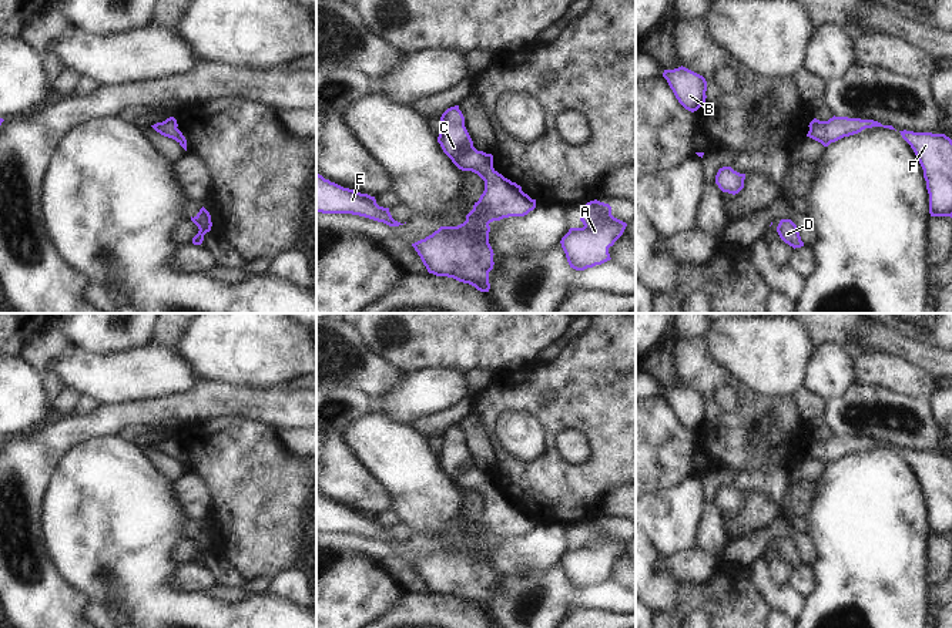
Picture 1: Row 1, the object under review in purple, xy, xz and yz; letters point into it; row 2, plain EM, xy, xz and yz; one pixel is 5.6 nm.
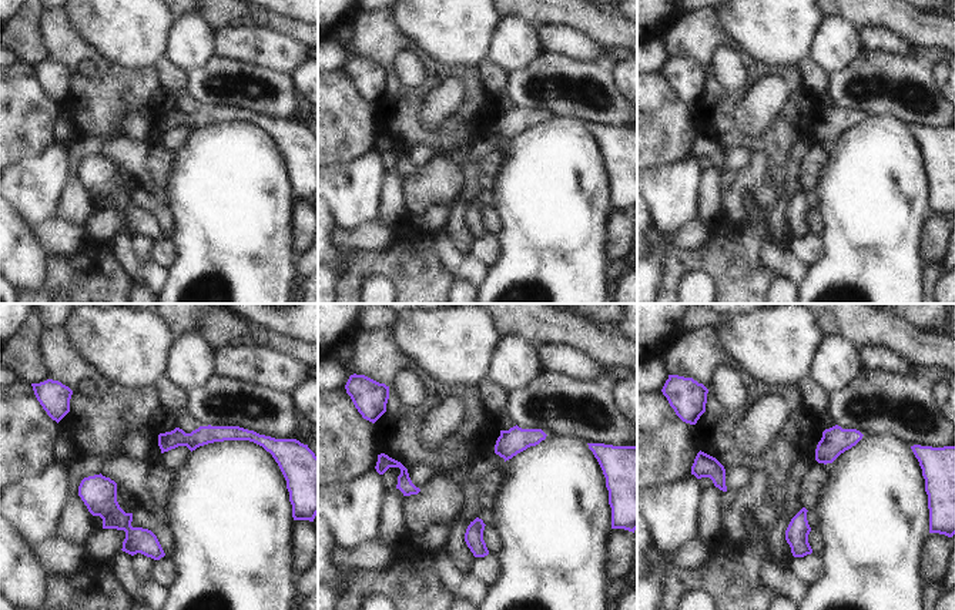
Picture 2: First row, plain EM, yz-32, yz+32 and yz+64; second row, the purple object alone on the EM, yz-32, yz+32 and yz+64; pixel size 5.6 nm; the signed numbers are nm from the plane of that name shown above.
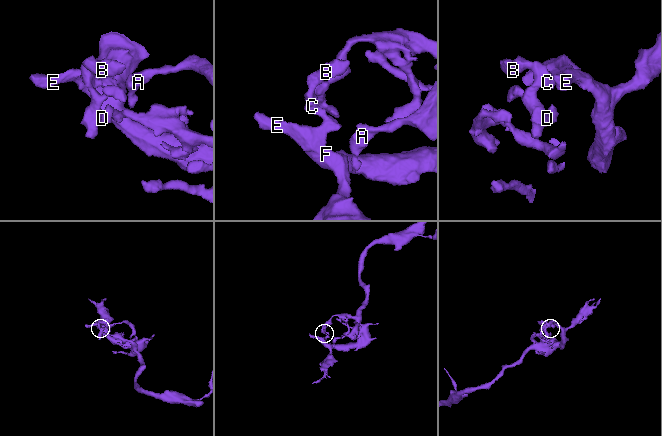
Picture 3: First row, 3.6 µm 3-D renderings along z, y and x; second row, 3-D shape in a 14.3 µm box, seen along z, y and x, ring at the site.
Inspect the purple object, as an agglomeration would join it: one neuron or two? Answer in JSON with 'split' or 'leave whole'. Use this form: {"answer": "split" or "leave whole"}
{"answer": "leave whole"}

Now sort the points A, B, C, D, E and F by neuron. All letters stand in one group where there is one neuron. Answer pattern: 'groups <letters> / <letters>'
groups A B C D E F

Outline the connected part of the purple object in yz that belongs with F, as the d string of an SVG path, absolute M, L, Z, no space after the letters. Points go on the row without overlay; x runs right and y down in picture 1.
M899 451L923 488L931 535L952 537L952 459L945 453Z

